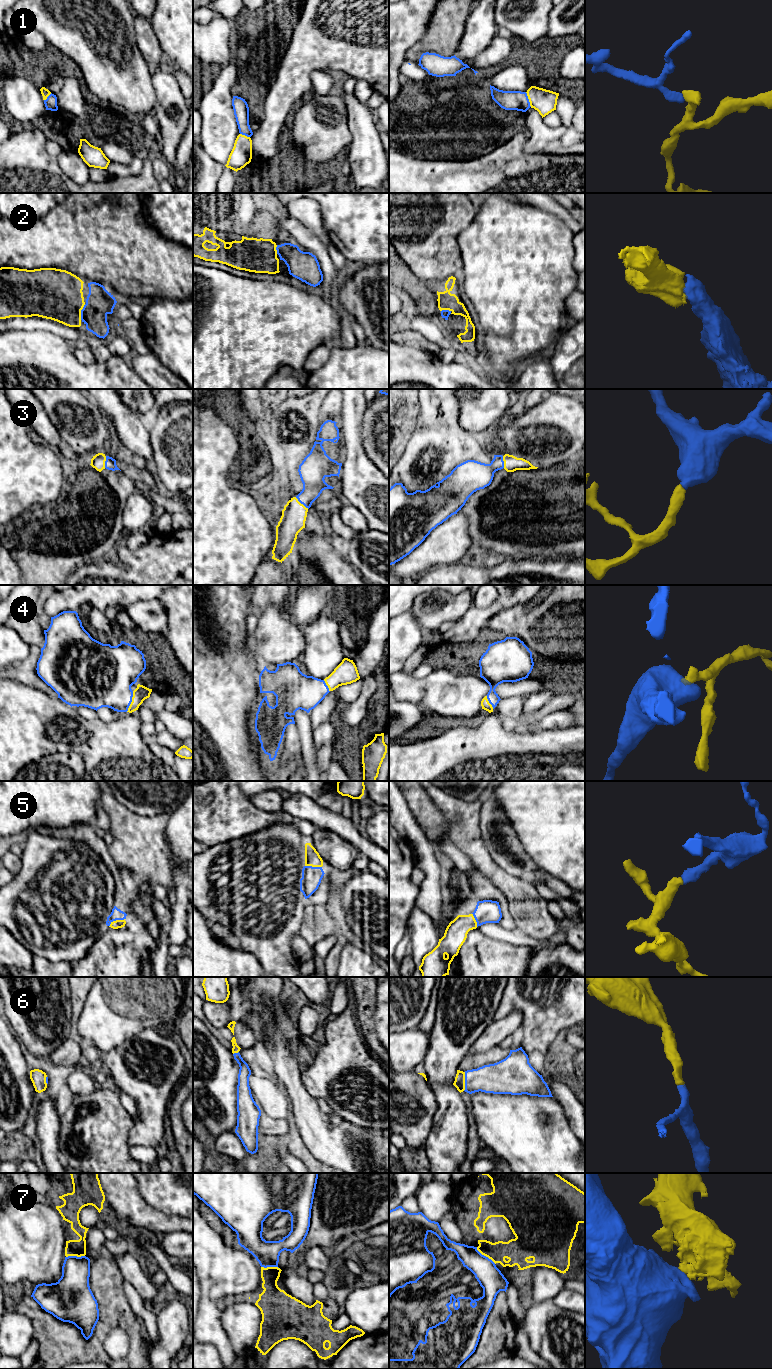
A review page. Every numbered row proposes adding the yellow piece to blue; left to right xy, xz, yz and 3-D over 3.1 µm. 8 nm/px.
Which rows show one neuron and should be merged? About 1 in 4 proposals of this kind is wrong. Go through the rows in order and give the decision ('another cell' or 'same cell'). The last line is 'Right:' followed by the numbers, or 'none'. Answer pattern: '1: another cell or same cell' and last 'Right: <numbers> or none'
1: another cell
2: same cell
3: same cell
4: same cell
5: same cell
6: same cell
7: another cell
Right: 2, 3, 4, 5, 6

